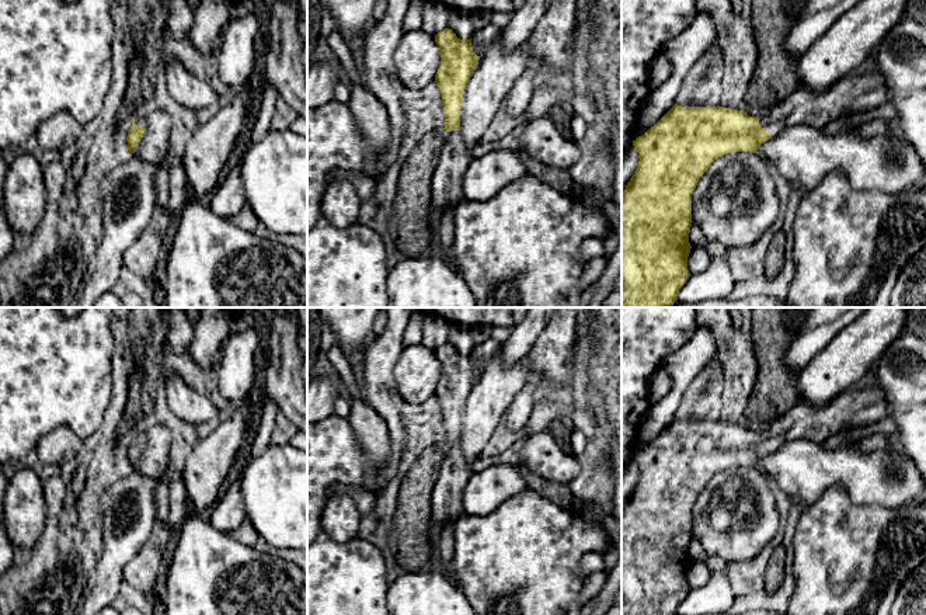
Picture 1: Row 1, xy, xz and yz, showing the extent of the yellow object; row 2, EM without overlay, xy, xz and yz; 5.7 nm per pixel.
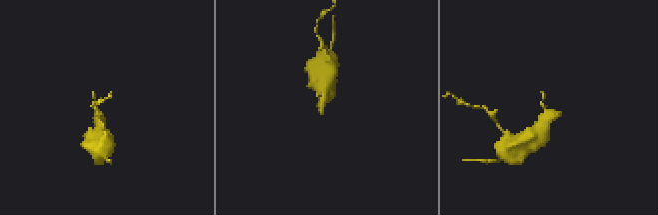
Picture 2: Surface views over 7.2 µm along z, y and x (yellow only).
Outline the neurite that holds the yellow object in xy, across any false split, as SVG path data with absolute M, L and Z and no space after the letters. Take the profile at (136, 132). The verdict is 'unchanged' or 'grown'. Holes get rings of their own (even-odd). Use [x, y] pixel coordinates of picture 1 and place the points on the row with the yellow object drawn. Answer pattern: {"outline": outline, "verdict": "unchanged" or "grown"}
{"outline": "M133 118L132 126L126 136L126 142L128 142L126 152L130 152L130 153L136 152L136 147L139 146L145 135L145 131L146 131L146 118Z", "verdict": "grown"}

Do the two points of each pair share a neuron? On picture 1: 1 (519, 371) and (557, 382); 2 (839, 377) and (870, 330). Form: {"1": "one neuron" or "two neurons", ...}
{"1": "one neuron", "2": "one neuron"}

